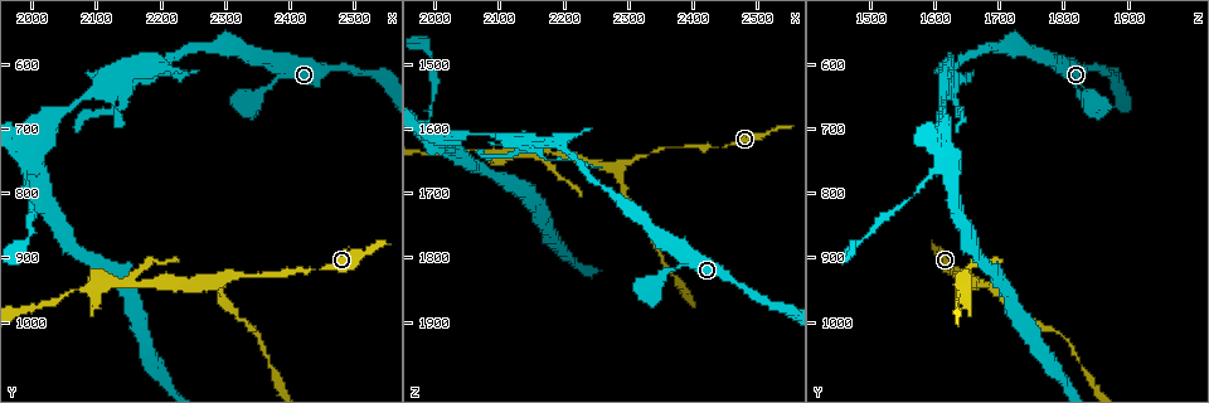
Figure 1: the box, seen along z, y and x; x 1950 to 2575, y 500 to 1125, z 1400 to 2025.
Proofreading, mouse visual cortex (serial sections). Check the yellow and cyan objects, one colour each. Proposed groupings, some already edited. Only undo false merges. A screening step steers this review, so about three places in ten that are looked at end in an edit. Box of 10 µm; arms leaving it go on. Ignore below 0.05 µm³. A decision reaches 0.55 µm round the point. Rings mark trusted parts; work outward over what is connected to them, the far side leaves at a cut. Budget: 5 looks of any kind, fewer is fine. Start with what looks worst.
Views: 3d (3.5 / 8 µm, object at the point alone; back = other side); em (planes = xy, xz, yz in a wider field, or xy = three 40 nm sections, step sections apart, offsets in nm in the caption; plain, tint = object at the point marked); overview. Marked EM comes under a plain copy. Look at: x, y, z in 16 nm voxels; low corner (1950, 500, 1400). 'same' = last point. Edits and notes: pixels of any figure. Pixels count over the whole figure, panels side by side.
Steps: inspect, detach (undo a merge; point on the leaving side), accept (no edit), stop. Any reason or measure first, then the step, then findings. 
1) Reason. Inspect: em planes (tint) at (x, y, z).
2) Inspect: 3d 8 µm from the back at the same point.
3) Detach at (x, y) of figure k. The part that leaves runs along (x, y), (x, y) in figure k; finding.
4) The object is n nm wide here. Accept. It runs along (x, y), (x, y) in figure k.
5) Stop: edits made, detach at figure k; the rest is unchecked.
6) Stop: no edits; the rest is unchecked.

Calibre changes. Inspect: 3d 3.5 µm at (2285, 935, 1665).

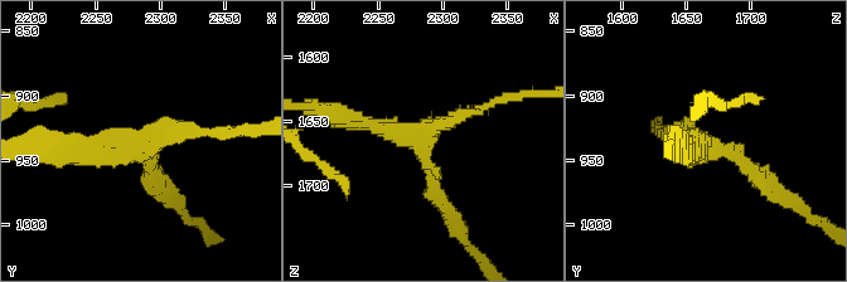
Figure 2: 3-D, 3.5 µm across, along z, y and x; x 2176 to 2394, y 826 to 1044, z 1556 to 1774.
3 arms meet here; the arms are 100, 200, 200 nm wide. Inspect: em planes (tint) at (2282, 934, 1660).

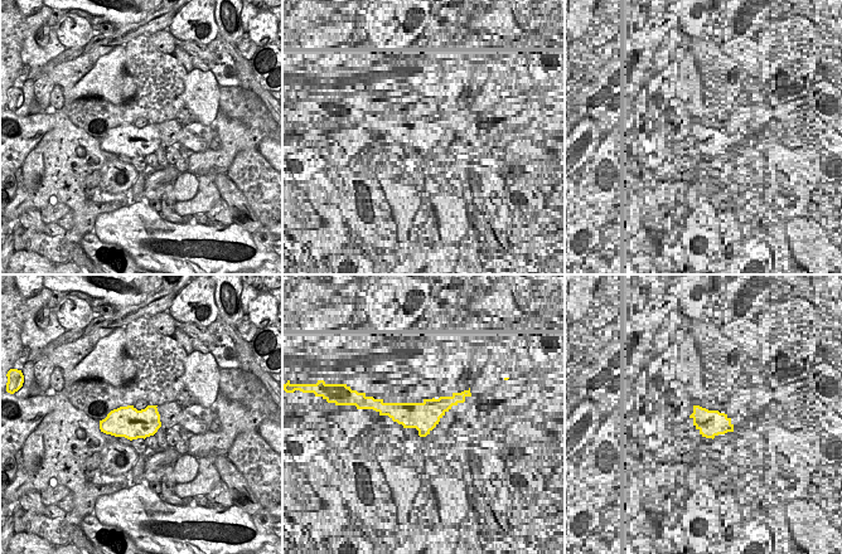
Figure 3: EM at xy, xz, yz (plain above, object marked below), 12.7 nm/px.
Another direction. Inspect: em xy step 1 (tint) at the same point.

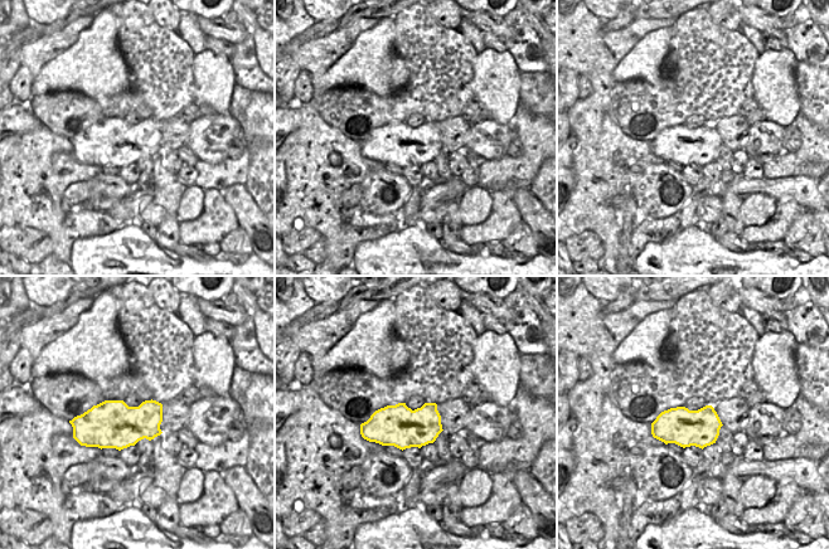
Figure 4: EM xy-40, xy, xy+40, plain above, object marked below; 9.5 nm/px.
Accept. It runs along (213, 131), (54, 146) in figure 2; all the same cell.

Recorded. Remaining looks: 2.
Thick turns thin. Inspect: 3d 3.5 µm from the back at (2140, 940, 1635).

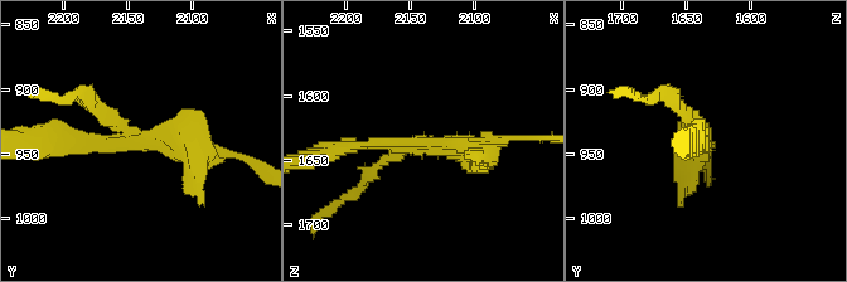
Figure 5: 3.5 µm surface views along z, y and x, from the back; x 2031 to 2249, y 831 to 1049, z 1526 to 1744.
Shape alone is not enough. Inspect: em xy step 1 (tint) at (2142, 944, 1636).

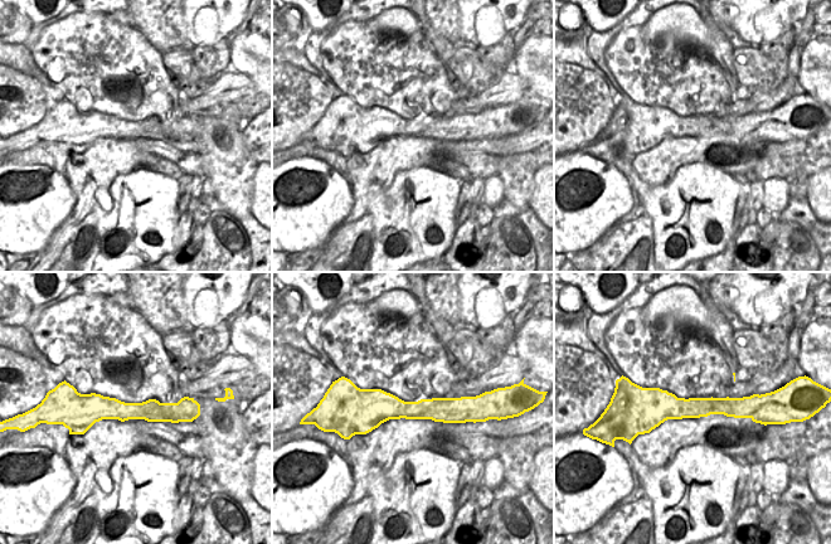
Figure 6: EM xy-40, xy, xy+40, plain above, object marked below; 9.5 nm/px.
Detach at (201, 195) of figure 5. A second cell is stuck on.

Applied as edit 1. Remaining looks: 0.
Stop: edits made, detach at figure 5; the rest is unchecked.

